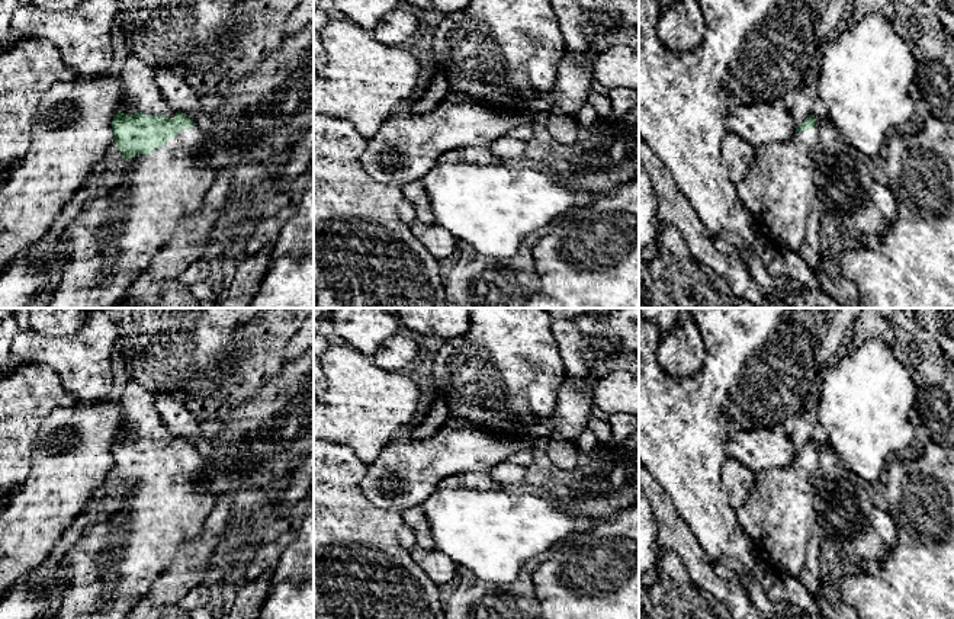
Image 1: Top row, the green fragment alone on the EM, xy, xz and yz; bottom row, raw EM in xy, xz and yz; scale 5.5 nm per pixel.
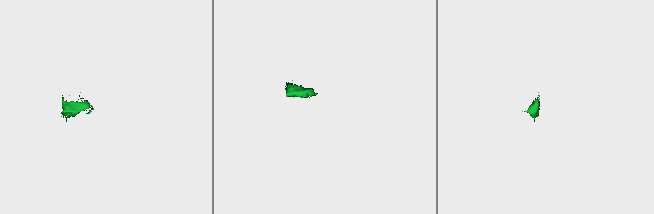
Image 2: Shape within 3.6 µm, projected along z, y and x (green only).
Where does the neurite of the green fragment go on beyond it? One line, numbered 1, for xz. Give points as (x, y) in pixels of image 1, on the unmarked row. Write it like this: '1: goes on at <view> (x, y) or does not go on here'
1: does not go on here

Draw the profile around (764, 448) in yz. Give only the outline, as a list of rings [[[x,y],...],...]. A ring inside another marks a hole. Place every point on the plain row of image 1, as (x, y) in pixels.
[[[781,423],[751,430],[735,429],[725,450],[727,458],[739,461],[752,472],[786,468],[796,459],[791,436]]]

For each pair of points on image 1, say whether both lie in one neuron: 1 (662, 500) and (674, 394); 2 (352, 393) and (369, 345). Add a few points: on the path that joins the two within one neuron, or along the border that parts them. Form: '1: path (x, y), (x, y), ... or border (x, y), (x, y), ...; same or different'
1: border (654, 478), (683, 520); different
2: border (344, 342), (372, 356); different

